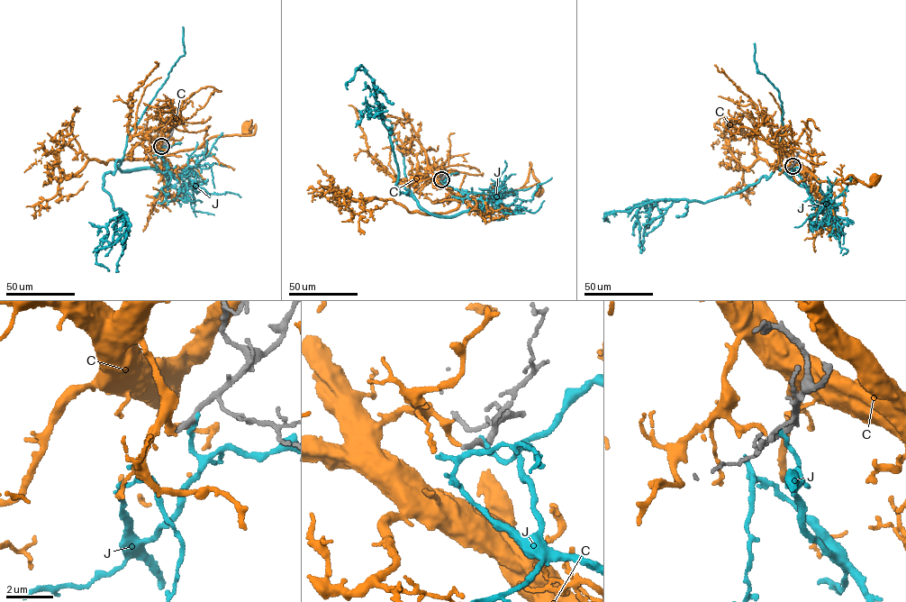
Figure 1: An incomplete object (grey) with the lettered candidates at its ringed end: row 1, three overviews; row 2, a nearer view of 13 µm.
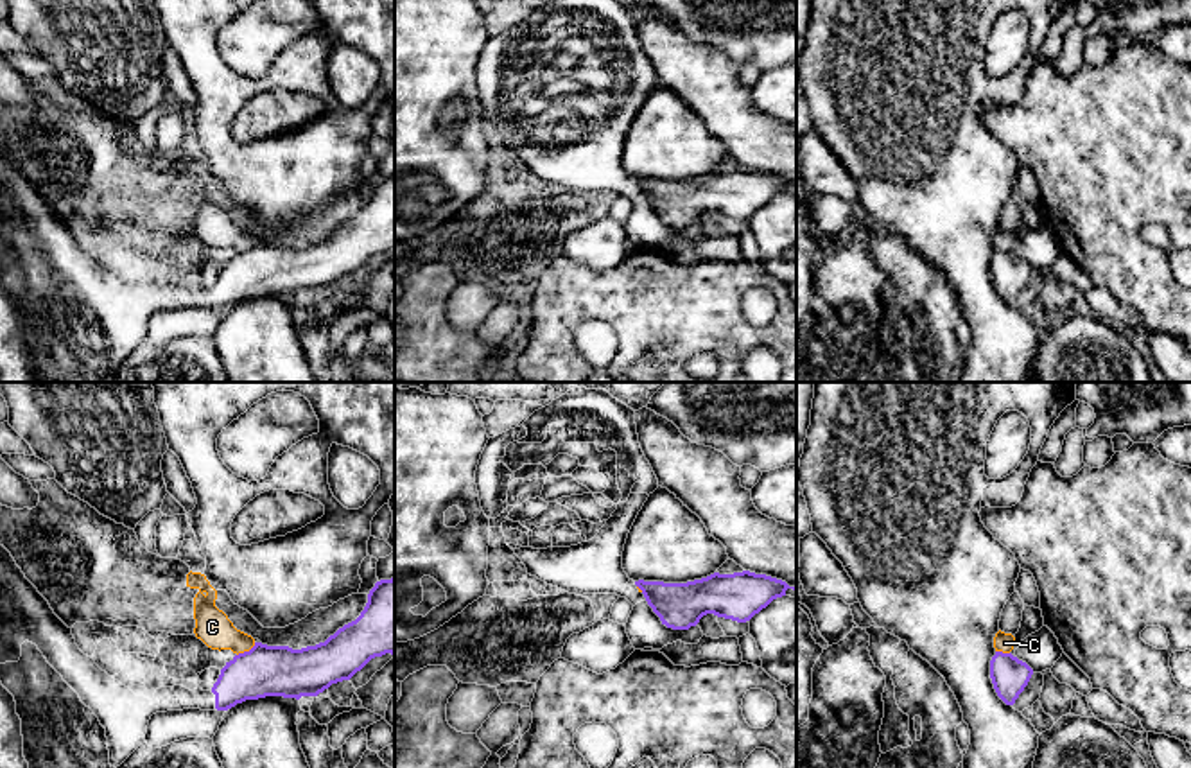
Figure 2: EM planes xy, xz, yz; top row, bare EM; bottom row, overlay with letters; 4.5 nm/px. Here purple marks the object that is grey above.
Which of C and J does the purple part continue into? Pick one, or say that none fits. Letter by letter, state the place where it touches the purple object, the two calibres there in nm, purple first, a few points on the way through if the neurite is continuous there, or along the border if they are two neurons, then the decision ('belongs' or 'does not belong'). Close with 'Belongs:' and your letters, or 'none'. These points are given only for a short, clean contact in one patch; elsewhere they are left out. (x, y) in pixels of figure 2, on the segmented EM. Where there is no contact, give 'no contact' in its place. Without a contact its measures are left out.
C: contact xy (246, 652); calibres 220 and 160 nm; border xy (255, 643), (237, 655); does not belong
J: no contact; does not belong
Belongs: none

